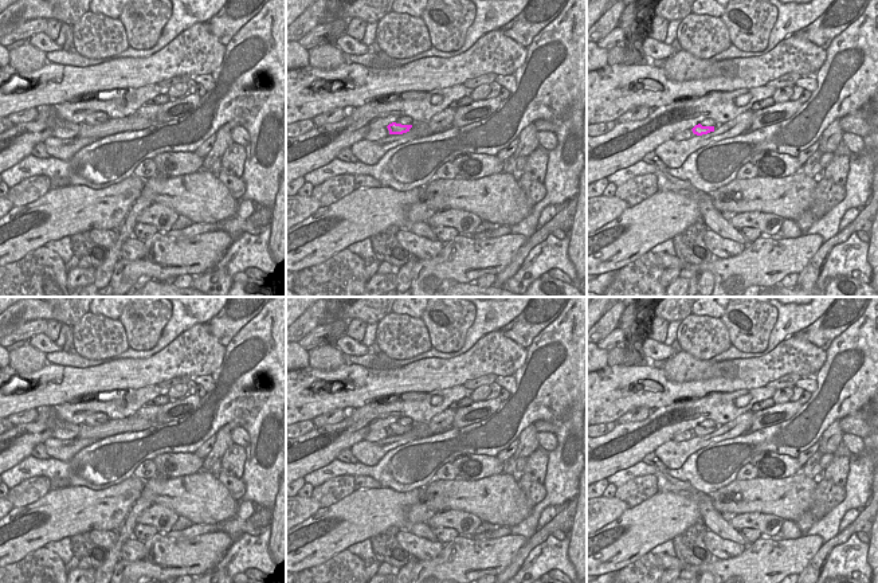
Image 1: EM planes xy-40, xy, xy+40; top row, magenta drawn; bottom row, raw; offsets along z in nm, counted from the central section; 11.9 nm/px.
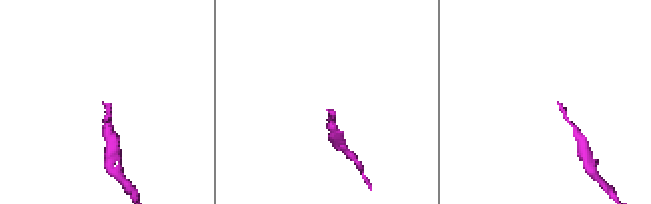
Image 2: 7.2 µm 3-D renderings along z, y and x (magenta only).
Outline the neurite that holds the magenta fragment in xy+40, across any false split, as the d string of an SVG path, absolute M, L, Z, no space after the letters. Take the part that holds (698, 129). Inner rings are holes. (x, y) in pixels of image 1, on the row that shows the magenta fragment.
M705 118L698 125L695 125L691 130L697 136L702 136L714 132L716 128L717 124L712 118Z

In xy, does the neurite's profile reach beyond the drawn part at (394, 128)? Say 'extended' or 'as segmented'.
extended

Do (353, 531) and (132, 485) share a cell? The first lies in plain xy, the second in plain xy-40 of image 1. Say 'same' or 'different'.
same

